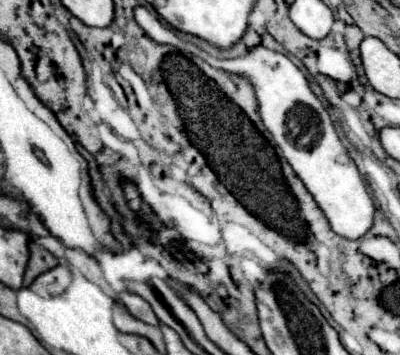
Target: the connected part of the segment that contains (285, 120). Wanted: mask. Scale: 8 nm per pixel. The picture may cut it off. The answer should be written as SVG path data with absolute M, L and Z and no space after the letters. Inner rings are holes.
M136 7L134 17L136 17L138 25L146 31L146 35L150 35L156 43L174 45L184 53L192 53L192 55L204 59L212 67L248 77L256 89L262 123L272 133L272 137L276 139L278 147L282 149L286 161L292 165L296 175L302 179L306 189L312 193L318 207L328 217L332 231L336 231L338 235L342 235L346 239L360 239L372 227L374 203L366 191L366 185L364 185L354 161L350 159L346 147L338 139L328 111L324 109L320 99L312 93L304 73L286 55L270 51L266 47L254 47L252 51L248 51L248 55L242 55L242 57L216 59L216 57L208 55L206 51L202 51L200 47L176 37L146 7Z

